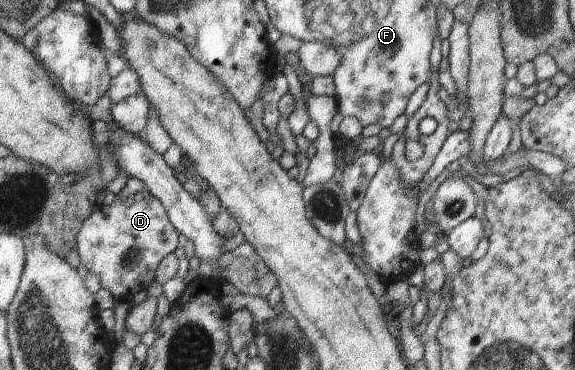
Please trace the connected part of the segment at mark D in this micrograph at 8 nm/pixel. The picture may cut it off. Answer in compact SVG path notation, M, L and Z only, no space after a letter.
M145 188L129 196L117 195L110 205L105 205L90 214L78 232L76 249L81 264L89 273L96 274L97 278L100 278L101 286L105 290L109 290L115 299L124 299L131 303L135 294L151 286L161 260L168 254L178 253L179 235L180 232L169 220L163 204Z

